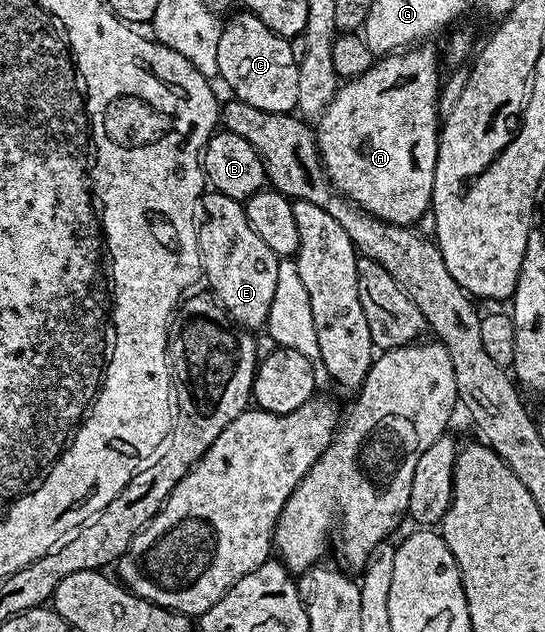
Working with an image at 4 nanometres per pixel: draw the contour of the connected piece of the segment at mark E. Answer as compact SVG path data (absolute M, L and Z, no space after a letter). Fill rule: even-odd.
M208 192L202 198L202 221L198 226L200 239L200 269L203 281L208 281L207 289L211 297L220 303L220 307L232 317L237 326L244 327L249 332L263 327L270 316L270 304L274 304L274 288L278 288L278 264L281 259L276 257L266 243L250 228L246 220L243 201L231 198L225 194Z

